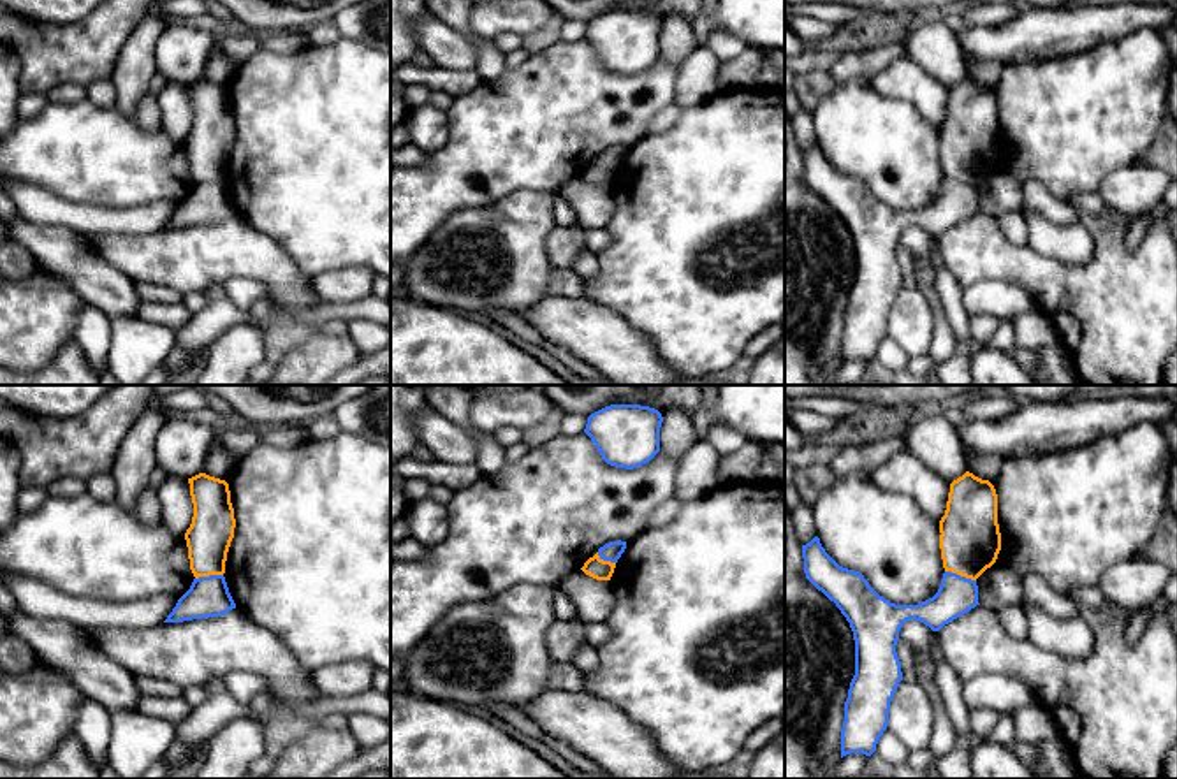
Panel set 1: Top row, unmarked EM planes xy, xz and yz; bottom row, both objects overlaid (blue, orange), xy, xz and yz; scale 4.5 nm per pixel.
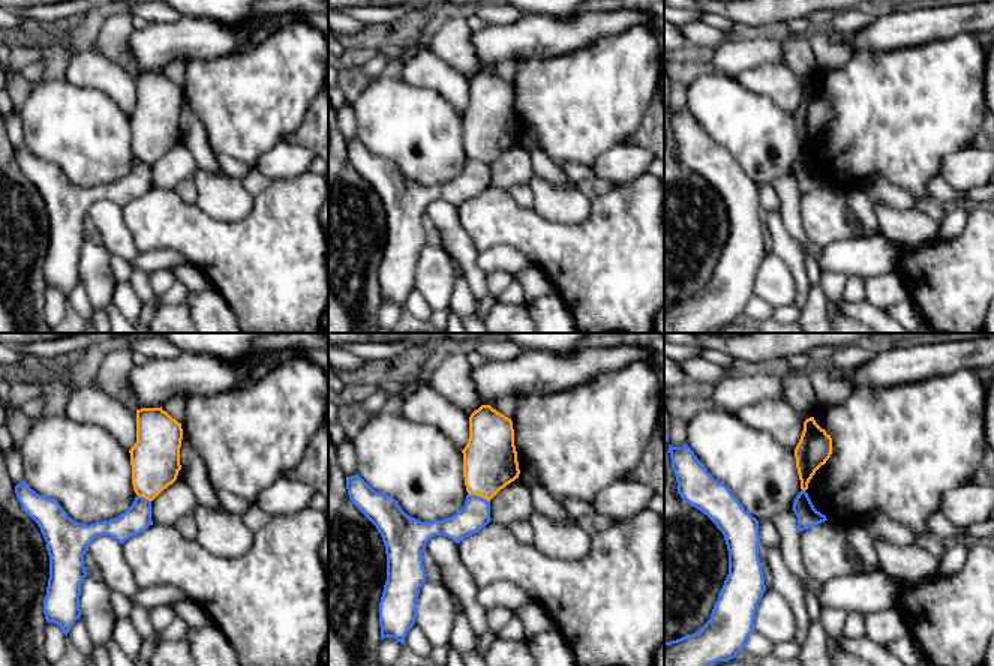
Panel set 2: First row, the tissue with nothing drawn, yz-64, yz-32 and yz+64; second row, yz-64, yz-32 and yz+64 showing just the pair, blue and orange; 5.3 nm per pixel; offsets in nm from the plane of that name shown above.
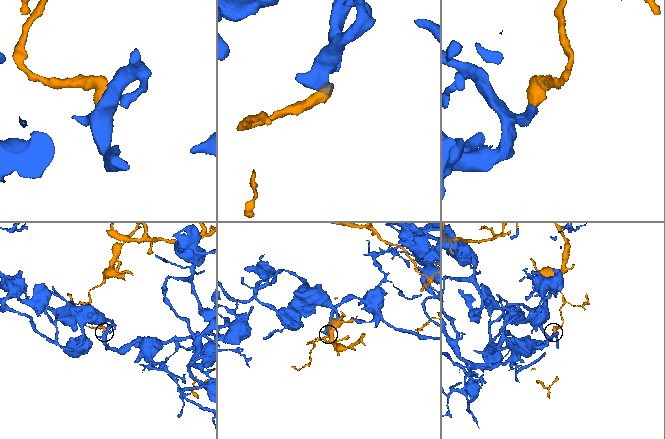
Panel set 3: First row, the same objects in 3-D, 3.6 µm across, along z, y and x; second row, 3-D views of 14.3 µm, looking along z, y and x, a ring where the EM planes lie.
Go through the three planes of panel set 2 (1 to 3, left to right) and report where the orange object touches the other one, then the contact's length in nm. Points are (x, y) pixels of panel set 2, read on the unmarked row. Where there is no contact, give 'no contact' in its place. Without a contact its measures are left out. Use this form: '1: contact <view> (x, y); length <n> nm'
1: contact yz-64 (144, 162); length 80 nm
2: contact yz-32 (479, 161); length 130 nm
3: no contact

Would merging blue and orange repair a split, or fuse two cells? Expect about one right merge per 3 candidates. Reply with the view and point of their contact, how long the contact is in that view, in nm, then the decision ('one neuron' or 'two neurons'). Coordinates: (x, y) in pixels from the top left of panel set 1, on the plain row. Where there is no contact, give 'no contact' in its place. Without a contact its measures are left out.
contact yz (959, 182); length 150 nm; two neurons

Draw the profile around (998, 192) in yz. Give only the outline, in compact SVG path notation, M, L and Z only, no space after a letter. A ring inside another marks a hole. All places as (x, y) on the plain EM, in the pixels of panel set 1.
M1008 172L987 174L978 185L978 209L998 218L1006 211L1024 209L1024 188Z

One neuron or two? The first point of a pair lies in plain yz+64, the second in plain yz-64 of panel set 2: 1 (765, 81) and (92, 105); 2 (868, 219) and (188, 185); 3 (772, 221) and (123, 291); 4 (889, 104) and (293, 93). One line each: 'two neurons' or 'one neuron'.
1: two neurons
2: one neuron
3: one neuron
4: one neuron

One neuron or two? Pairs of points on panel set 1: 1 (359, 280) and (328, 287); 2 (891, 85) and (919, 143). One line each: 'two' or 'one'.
1: one
2: two

